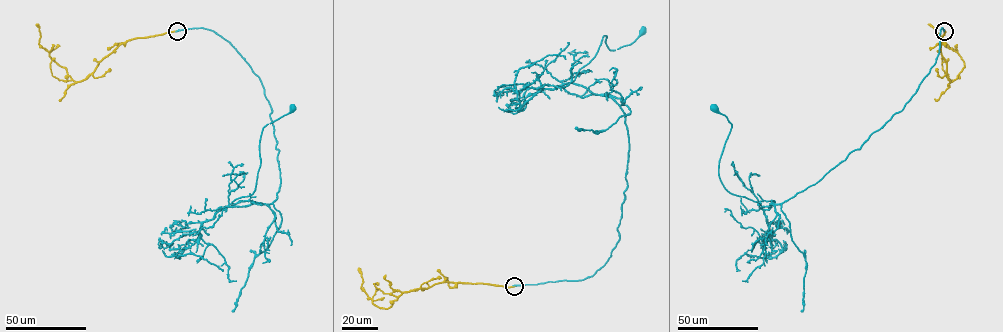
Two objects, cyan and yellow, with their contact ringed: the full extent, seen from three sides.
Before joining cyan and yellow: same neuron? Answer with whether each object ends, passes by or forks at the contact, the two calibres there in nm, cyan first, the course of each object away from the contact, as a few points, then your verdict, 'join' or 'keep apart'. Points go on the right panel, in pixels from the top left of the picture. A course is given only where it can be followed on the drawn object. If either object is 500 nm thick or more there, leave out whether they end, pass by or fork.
cyan passes by; yellow ends; calibres 280 and 400 nm; course cyan (944, 31), (936, 62), (902, 110), (781, 203), (761, 206), (721, 182), (719, 159), (732, 124), (714, 108); course yellow (944, 31), (941, 53), (946, 62), (947, 77), (952, 81), (965, 66), (963, 61), (928, 24); keep apart

